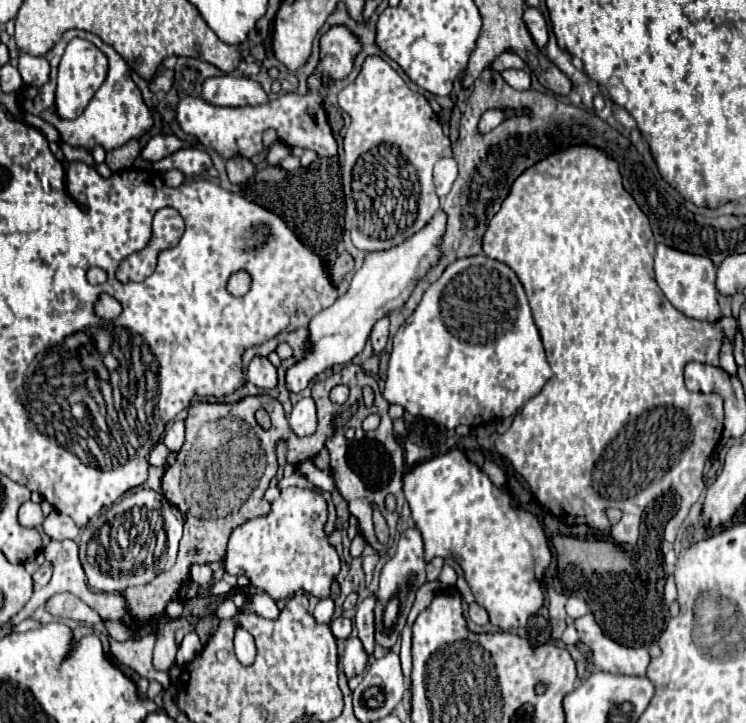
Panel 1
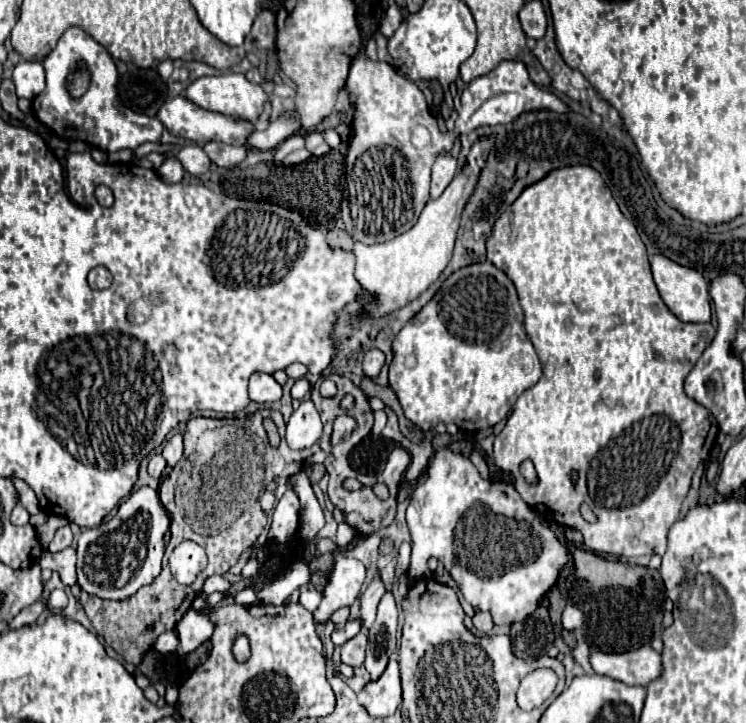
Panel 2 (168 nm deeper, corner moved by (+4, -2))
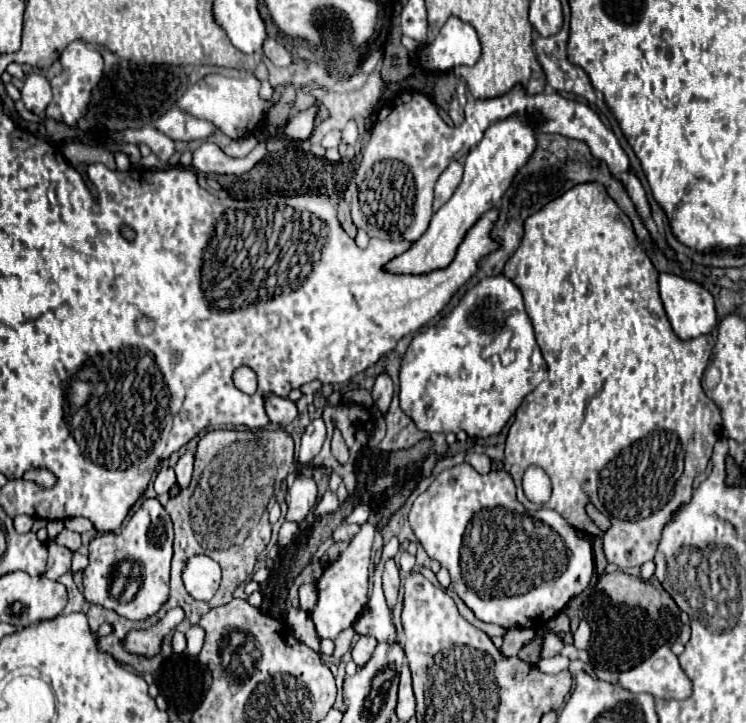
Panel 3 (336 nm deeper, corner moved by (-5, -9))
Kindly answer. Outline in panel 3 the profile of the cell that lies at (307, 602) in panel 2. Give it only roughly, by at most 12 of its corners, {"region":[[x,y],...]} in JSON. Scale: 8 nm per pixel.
{"region":[[314,584],[300,586],[300,608],[312,612],[318,602]]}

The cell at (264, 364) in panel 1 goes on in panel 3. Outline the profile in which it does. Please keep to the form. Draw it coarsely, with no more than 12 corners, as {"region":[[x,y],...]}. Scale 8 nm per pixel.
{"region":[[266,394],[266,414],[272,424],[286,426],[296,418],[296,404]]}

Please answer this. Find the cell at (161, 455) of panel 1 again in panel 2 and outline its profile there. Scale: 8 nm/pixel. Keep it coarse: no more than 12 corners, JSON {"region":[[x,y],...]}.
{"region":[[153,455],[149,461],[149,475],[159,479],[165,469],[165,459]]}

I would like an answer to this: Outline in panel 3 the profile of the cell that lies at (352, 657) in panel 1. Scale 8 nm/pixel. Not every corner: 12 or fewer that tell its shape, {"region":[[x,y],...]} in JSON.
{"region":[[360,636],[352,648],[352,660],[364,666],[370,660],[376,638]]}

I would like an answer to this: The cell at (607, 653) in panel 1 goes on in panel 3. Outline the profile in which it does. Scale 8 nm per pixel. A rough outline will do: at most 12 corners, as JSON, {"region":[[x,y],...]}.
{"region":[[668,646],[620,672],[618,684],[684,700],[690,680]]}

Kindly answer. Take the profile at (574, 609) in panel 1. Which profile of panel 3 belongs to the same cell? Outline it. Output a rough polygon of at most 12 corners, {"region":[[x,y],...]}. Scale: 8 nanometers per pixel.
{"region":[[580,618],[574,632],[574,646],[586,648],[590,640],[590,626]]}

